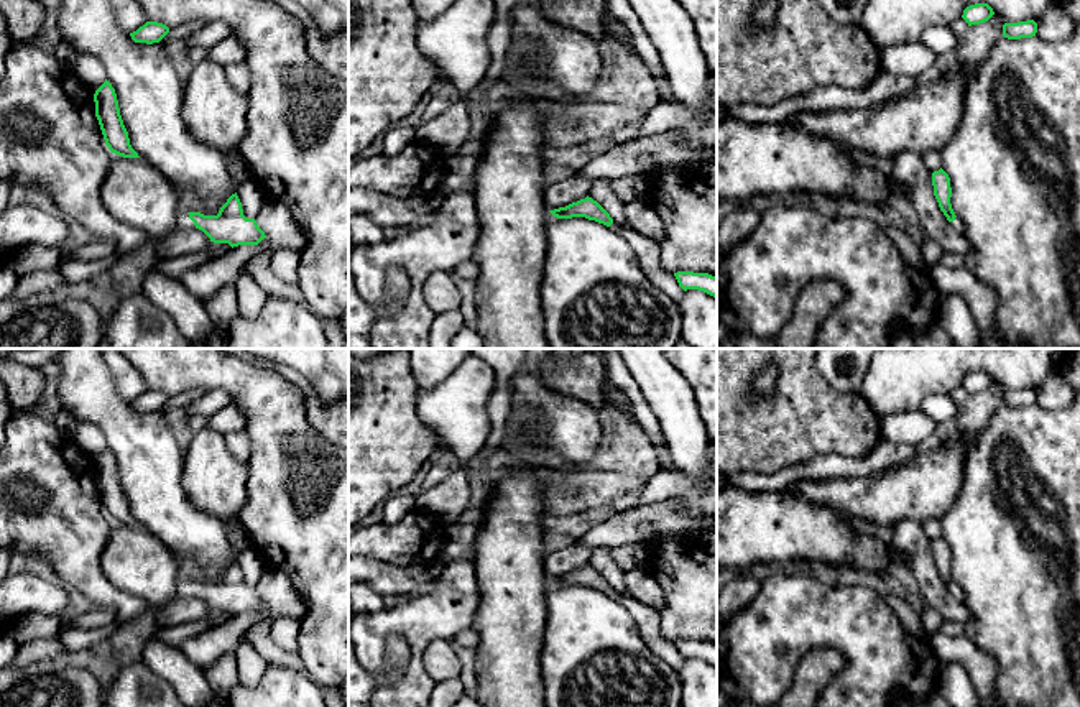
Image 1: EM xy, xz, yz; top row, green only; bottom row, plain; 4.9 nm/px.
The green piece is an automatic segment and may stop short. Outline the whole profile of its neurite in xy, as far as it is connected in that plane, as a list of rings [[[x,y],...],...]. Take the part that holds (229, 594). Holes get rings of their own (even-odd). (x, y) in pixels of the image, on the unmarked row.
[[[237,561],[227,567],[217,584],[179,579],[173,600],[194,597],[202,598],[210,610],[228,612],[232,617],[238,613],[258,613],[266,607],[256,589],[243,584]]]

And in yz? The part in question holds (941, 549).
[[[942,536],[932,541],[932,554],[934,554],[934,564],[939,571],[939,575],[947,585],[947,589],[950,590],[952,597],[958,602],[963,602],[963,590],[953,580],[950,572],[950,566],[952,566],[950,546]]]

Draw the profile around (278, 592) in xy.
[[[268,569],[255,589],[273,618],[289,617],[301,620],[306,615],[302,597],[286,574]]]

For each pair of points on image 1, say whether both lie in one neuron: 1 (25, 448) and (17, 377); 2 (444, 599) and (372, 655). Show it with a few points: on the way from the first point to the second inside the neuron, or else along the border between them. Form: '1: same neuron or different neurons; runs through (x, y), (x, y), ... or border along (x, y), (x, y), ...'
1: different neurons; border along (35, 408), (17, 411)
2: same neuron; runs through (423, 617), (418, 620), (393, 620), (380, 633)

